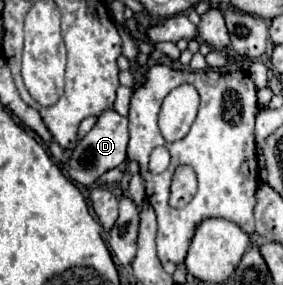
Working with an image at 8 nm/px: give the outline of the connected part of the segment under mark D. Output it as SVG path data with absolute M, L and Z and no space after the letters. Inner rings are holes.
M114 108L104 110L94 128L78 142L74 148L70 160L68 160L68 174L72 180L90 186L94 180L98 180L106 170L120 166L126 160L126 144L128 144L128 118L120 116Z

